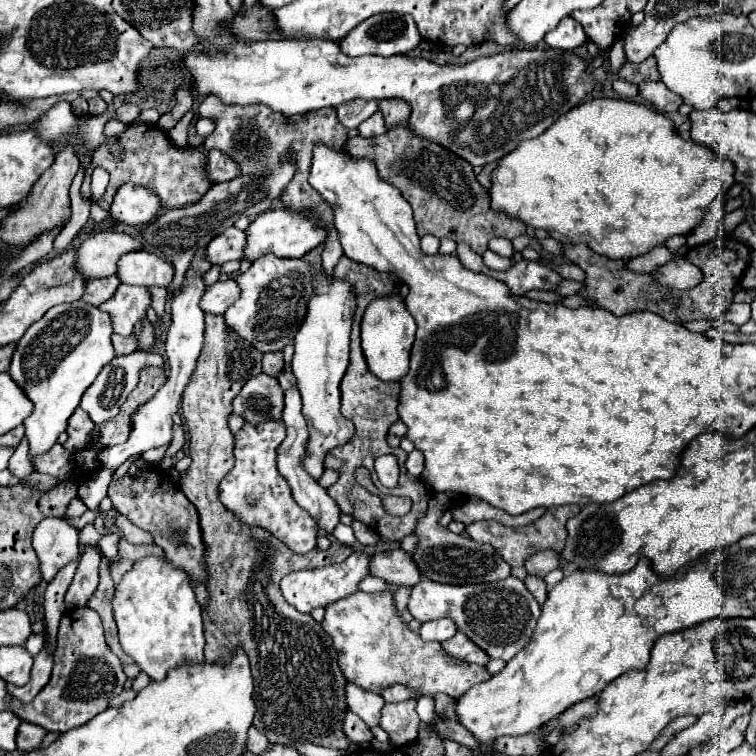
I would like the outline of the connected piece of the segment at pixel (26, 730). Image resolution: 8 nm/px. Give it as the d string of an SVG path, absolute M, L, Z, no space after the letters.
M22 721L20 727L18 727L18 735L16 735L16 747L20 751L32 751L40 745L44 735L46 735L46 731L42 727Z

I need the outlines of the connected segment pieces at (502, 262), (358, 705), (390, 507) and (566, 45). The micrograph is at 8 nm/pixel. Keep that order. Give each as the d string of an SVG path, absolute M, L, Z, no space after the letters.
M486 251L482 257L484 257L484 263L486 263L488 267L492 267L492 269L506 269L506 267L512 267L512 259L504 259L504 257L500 257L500 255L492 253L492 251Z
M346 683L346 705L350 711L354 711L368 727L378 725L380 709L384 705L384 699L376 693L364 691L356 683Z
M380 495L386 511L390 515L406 515L410 511L410 499L394 495Z
M564 17L556 29L552 29L550 33L546 33L544 41L548 43L548 47L552 49L576 49L586 41L586 33L582 31L582 25L572 19L572 17Z

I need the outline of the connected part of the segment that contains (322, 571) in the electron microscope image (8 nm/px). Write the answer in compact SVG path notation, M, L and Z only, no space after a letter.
M354 551L346 561L338 563L338 565L328 565L328 567L320 567L320 569L312 569L312 571L294 571L294 573L286 575L280 581L280 589L282 589L284 599L290 605L294 605L302 613L310 613L318 605L326 607L328 603L334 603L346 595L356 593L358 583L364 577L368 577L368 555L364 551Z

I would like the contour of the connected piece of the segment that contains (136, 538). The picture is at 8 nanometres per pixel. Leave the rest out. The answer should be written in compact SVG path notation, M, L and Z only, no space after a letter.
M114 509L108 511L108 513L104 513L104 515L106 515L106 521L108 521L108 519L114 519L114 525L122 529L124 539L130 541L132 545L150 545L150 543L152 543L152 537L150 537L146 531L138 529L136 525L132 525L124 515L116 515Z

